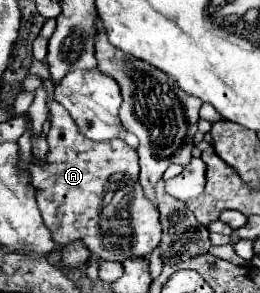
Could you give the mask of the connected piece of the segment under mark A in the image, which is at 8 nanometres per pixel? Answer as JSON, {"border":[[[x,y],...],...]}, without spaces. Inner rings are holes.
{"border":[[[44,81],[44,83],[48,91],[48,109],[52,113],[52,127],[46,135],[48,155],[44,163],[32,157],[28,167],[44,223],[52,231],[54,243],[66,245],[72,241],[82,241],[94,255],[108,261],[124,261],[128,257],[148,257],[152,249],[156,249],[160,243],[162,225],[160,225],[158,207],[148,201],[148,197],[144,195],[138,183],[138,171],[140,171],[138,153],[132,147],[128,147],[122,139],[112,139],[106,143],[94,143],[86,139],[72,123],[68,111],[64,111],[64,107],[52,99],[54,83],[52,81]]]}

